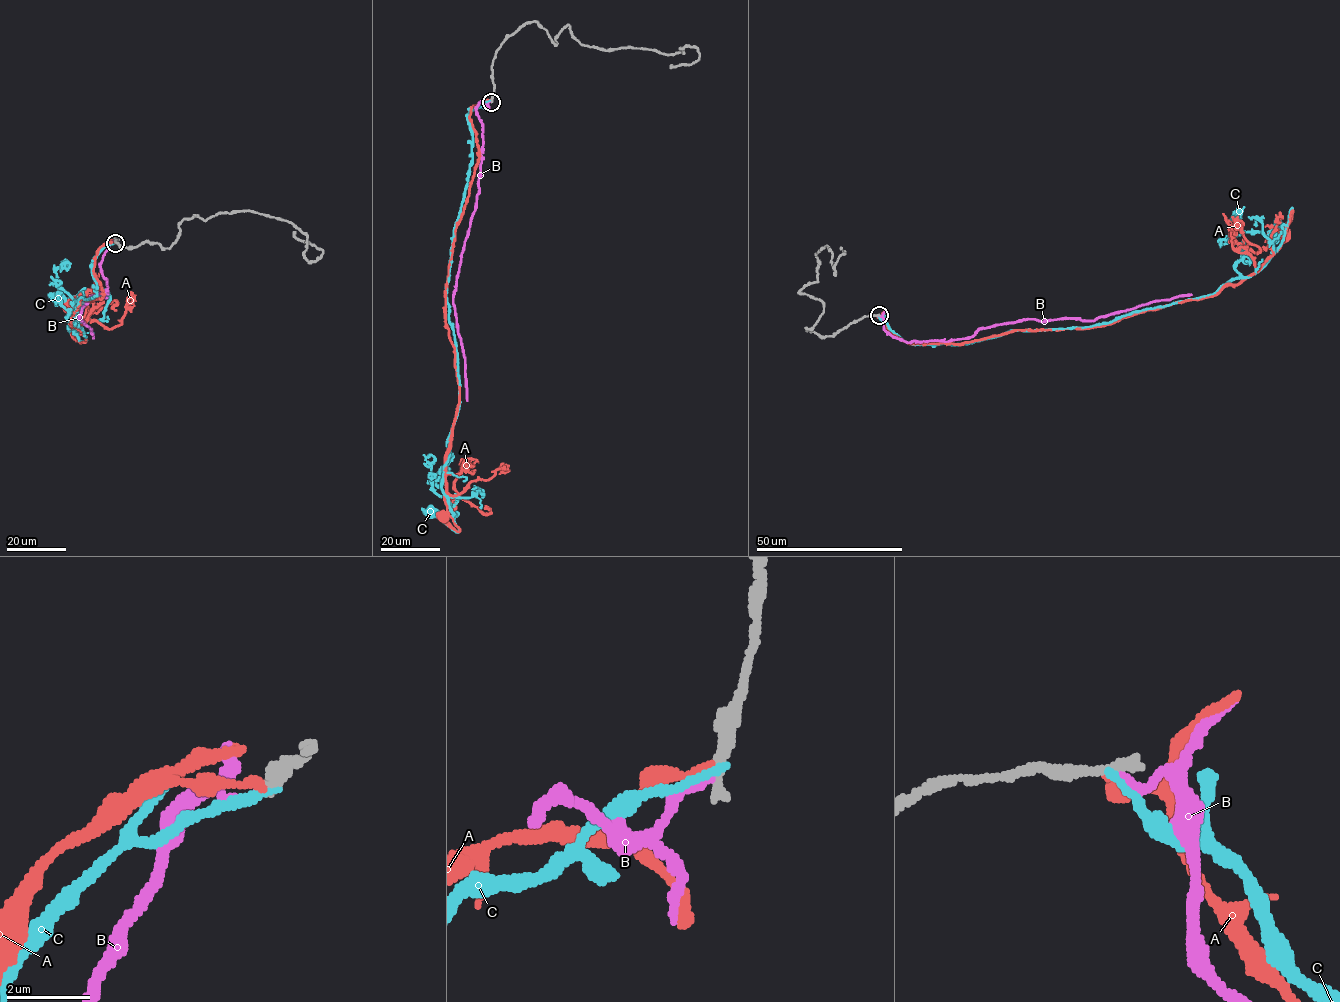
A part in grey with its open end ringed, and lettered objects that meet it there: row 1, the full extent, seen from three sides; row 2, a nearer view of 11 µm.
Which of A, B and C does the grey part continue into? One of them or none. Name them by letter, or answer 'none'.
none

